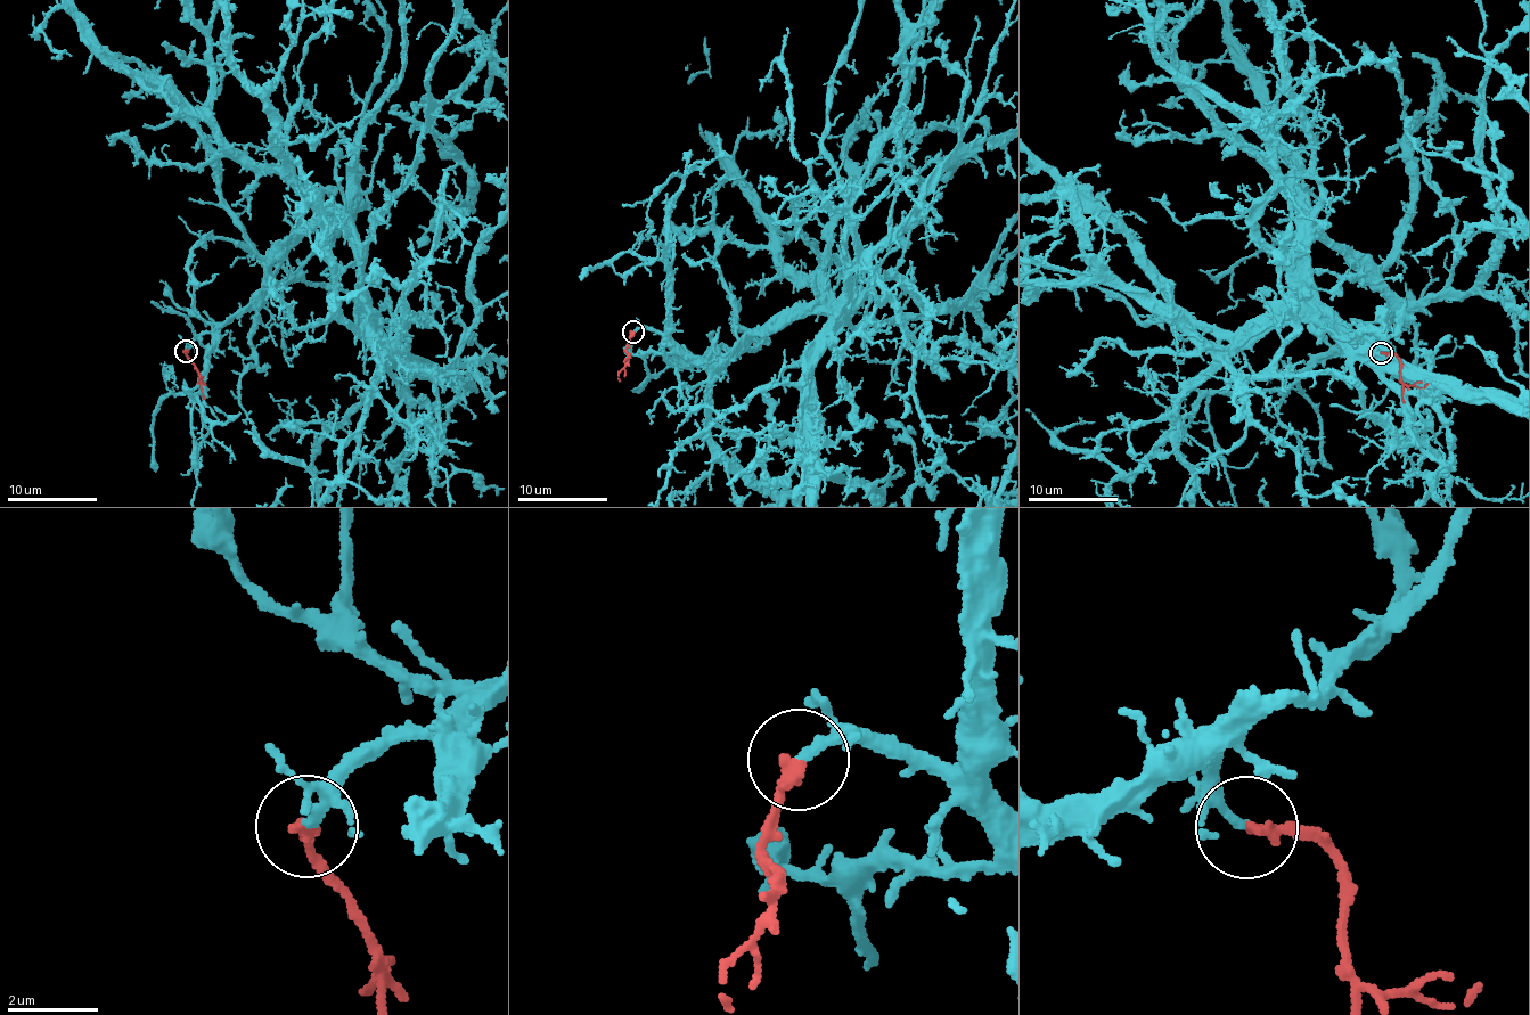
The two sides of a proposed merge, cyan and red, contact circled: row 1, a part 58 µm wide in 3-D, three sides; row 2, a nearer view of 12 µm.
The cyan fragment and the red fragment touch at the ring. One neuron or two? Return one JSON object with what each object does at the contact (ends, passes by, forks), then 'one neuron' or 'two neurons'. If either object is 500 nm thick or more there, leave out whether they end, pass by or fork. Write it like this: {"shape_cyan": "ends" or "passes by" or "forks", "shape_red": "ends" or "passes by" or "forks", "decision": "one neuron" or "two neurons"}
{"shape_cyan": "ends", "shape_red": "ends", "decision": "one neuron"}

